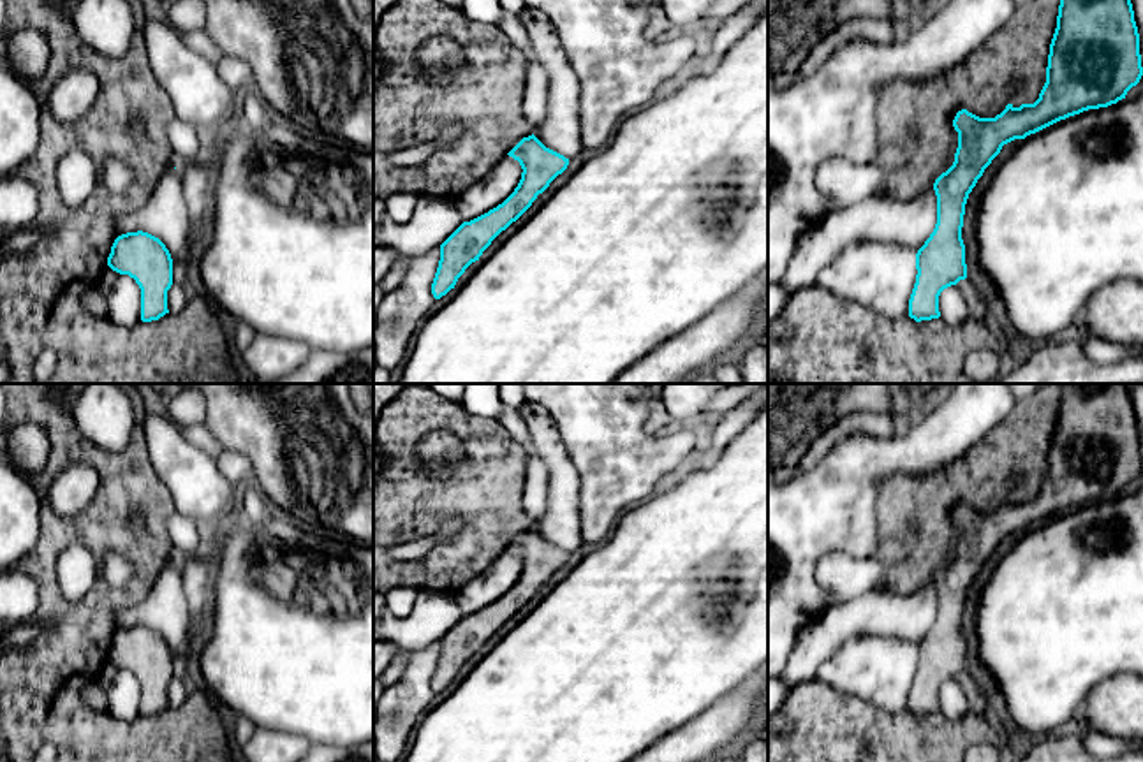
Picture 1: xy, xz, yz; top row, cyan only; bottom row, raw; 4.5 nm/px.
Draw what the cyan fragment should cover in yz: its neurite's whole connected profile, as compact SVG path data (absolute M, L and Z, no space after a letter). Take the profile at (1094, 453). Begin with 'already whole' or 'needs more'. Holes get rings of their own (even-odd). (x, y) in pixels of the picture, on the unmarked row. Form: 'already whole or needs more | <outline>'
already whole | M1060 384L1057 422L1050 438L1046 477L1039 493L1020 502L1007 498L995 512L979 512L962 503L953 514L958 526L958 542L953 560L933 577L937 618L916 648L918 669L909 693L911 713L916 716L939 713L940 686L967 672L962 634L965 598L977 574L1002 540L1083 505L1117 498L1139 477L1141 470L1139 428L1131 391L1125 384Z

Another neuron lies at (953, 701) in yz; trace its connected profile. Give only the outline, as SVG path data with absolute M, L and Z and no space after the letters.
M956 679L940 686L939 706L940 713L949 720L962 720L972 714L969 695Z

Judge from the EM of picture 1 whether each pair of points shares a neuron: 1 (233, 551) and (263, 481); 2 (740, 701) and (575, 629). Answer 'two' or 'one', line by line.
1: two
2: two

